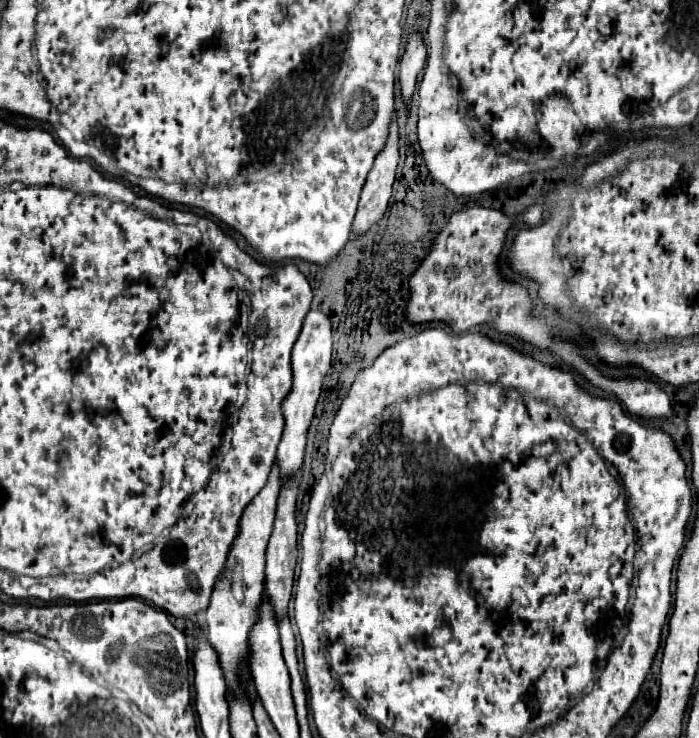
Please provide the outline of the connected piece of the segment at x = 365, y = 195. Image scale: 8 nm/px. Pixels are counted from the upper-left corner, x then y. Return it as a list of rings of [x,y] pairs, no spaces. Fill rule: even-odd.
[[[392,119],[386,147],[374,161],[374,167],[368,173],[366,185],[360,195],[358,211],[352,223],[354,235],[366,235],[366,231],[370,231],[384,217],[396,175],[396,165],[398,165],[398,129]]]

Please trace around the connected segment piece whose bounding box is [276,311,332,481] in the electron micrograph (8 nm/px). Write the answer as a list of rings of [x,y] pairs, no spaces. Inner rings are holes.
[[[308,311],[304,317],[302,331],[292,349],[292,389],[282,401],[282,415],[284,415],[284,433],[278,445],[276,461],[280,465],[280,481],[288,475],[296,473],[302,467],[304,459],[304,445],[306,445],[306,431],[310,427],[316,401],[322,391],[322,383],[332,367],[332,323],[328,315],[322,311]]]

